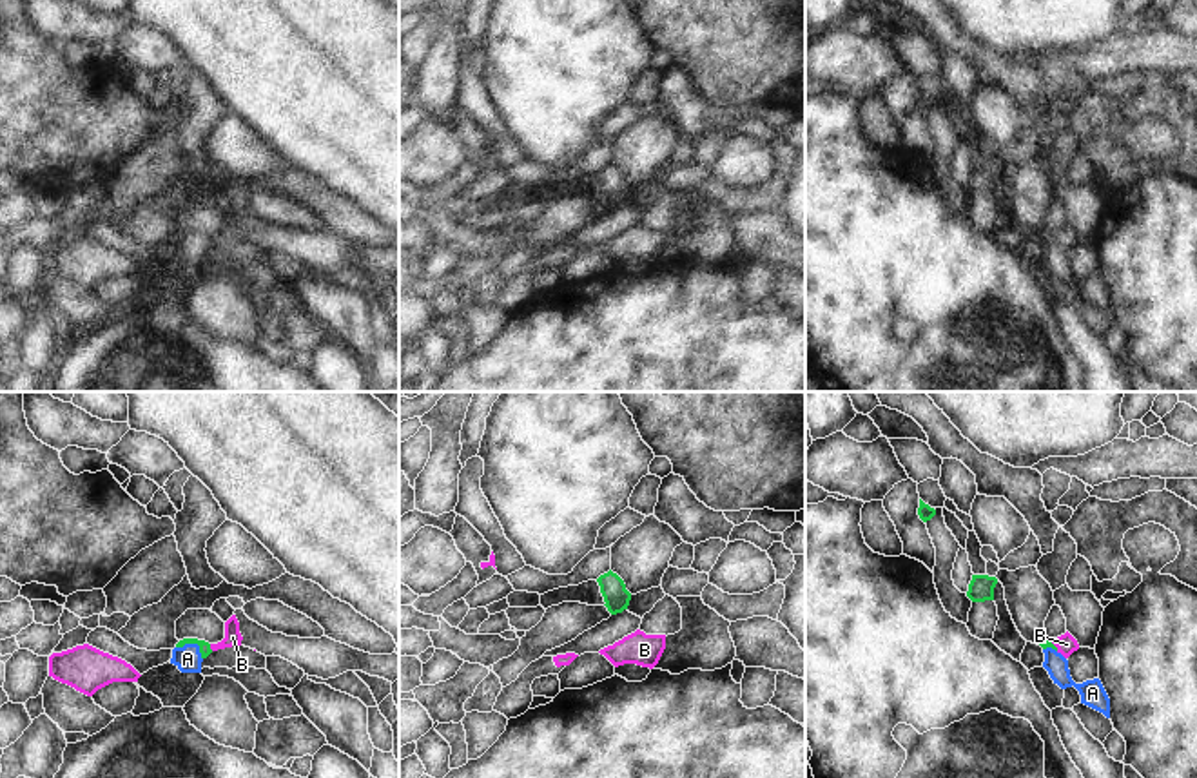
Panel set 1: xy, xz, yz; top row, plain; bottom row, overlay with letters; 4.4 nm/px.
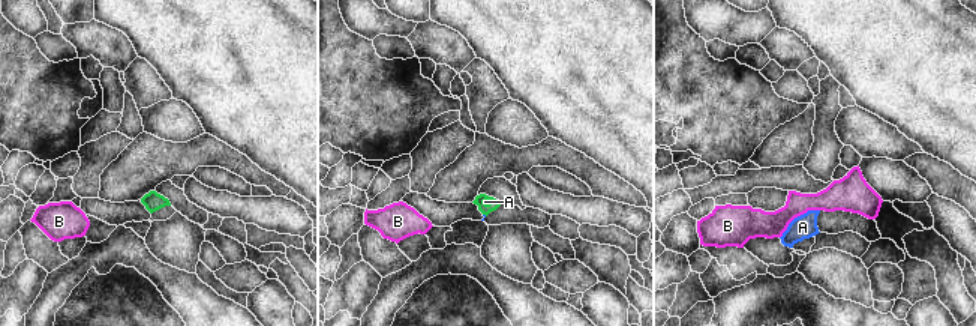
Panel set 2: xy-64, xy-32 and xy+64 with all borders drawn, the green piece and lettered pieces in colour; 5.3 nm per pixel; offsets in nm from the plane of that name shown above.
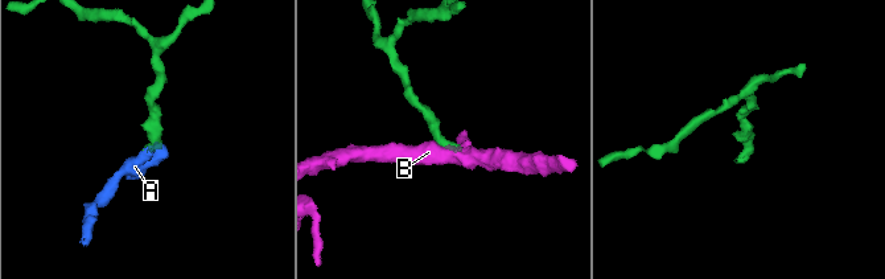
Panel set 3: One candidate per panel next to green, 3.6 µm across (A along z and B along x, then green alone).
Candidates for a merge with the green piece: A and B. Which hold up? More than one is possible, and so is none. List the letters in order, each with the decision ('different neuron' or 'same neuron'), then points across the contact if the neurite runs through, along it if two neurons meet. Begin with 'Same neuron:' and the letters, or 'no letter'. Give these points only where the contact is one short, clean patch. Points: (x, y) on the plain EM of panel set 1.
Same neuron: A
A: same neuron | across xy (205, 243), (194, 236), (187, 252)
B: different neuron | along xy (209, 238), (213, 243)

